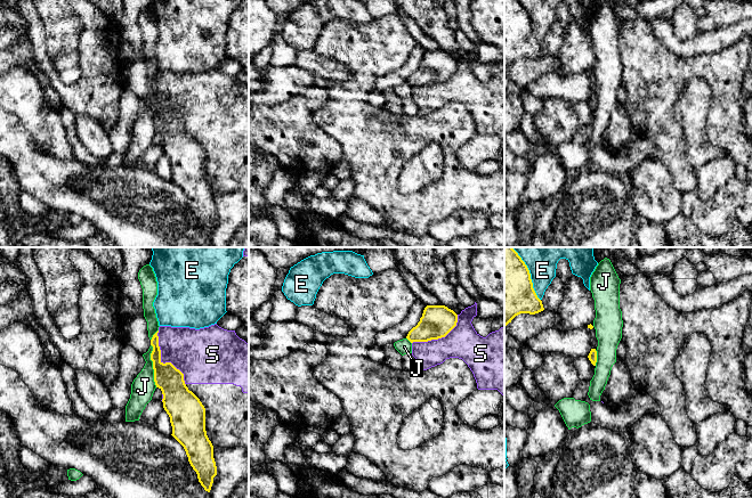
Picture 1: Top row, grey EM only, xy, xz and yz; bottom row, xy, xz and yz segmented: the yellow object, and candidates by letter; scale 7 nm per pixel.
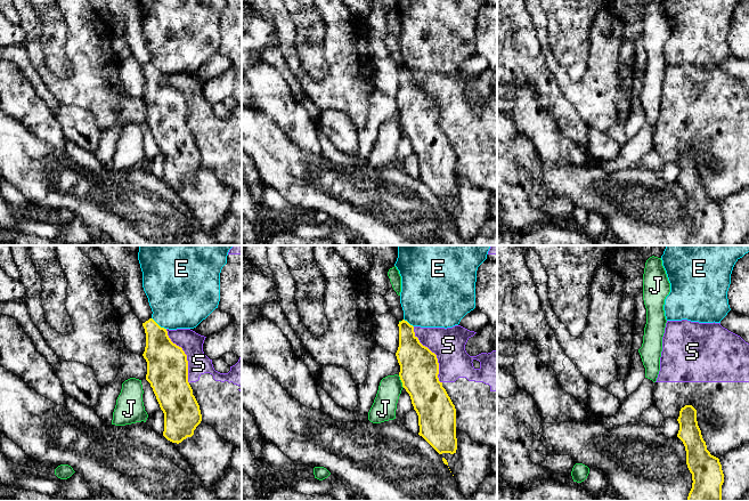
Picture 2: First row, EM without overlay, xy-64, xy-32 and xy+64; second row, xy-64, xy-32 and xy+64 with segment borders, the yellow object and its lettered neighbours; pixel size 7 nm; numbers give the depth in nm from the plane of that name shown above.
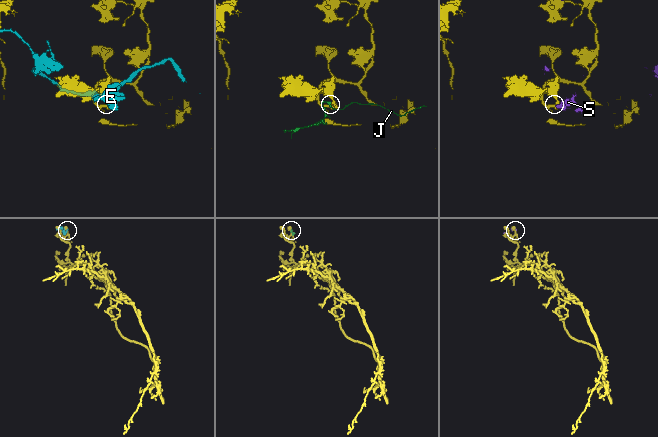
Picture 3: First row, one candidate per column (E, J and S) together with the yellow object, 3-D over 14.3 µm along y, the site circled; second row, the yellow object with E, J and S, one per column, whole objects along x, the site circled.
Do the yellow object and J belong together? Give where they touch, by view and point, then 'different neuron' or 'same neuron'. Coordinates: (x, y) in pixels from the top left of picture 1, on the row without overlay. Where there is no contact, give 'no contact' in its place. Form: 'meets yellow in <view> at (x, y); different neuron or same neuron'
meets yellow in xy at (153, 111); same neuron

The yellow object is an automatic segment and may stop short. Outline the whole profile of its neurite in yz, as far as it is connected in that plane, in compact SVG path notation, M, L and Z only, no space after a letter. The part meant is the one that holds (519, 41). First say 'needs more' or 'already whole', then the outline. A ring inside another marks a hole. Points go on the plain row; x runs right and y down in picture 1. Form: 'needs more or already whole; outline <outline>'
already whole; outline M504 0L504 73L520 58L535 59L543 55L525 7L519 0Z

